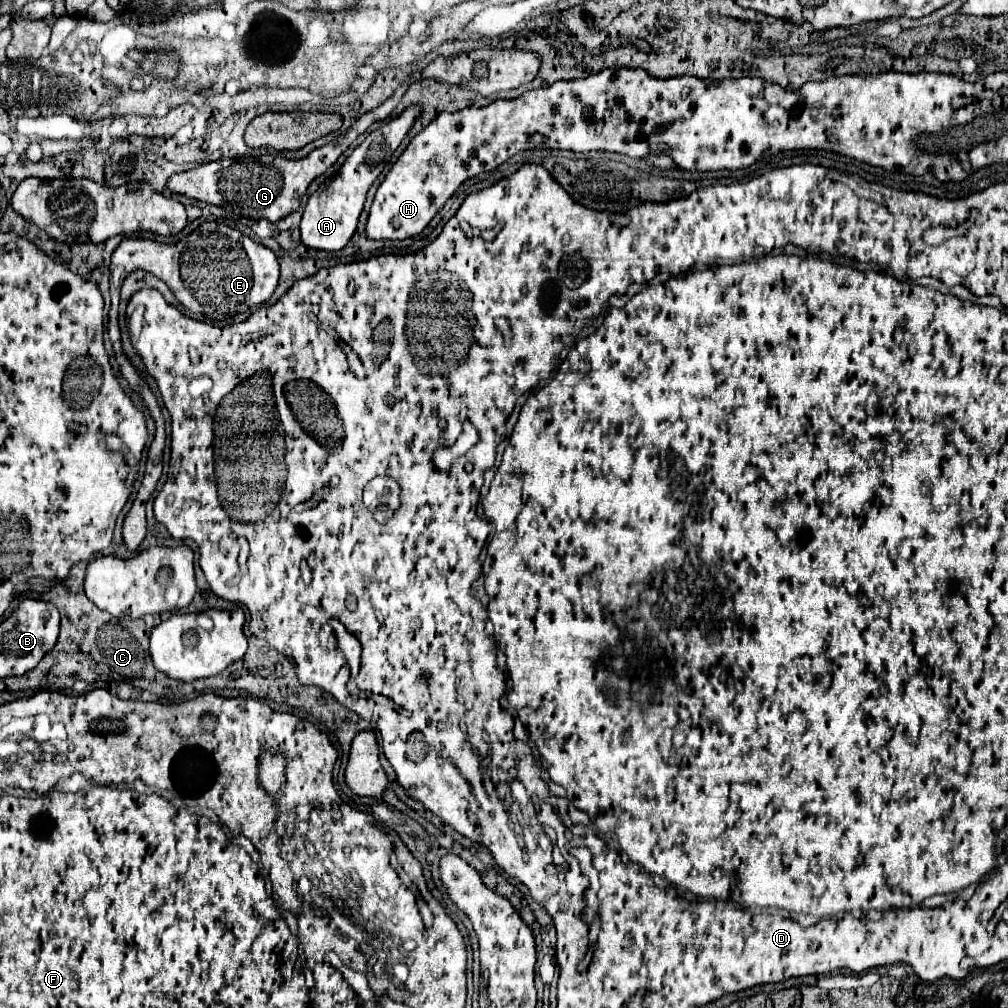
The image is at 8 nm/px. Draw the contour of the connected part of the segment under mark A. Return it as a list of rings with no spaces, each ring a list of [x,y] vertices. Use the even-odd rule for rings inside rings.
[[[411,104],[397,118],[383,122],[351,152],[351,156],[341,166],[339,174],[333,180],[319,186],[319,190],[309,198],[301,218],[301,240],[305,246],[333,252],[333,250],[341,250],[351,240],[351,236],[357,230],[359,216],[363,212],[367,190],[383,172],[387,160],[399,148],[399,144],[403,142],[403,138],[407,136],[407,132],[411,130],[411,126],[419,116],[421,116],[421,106]]]

